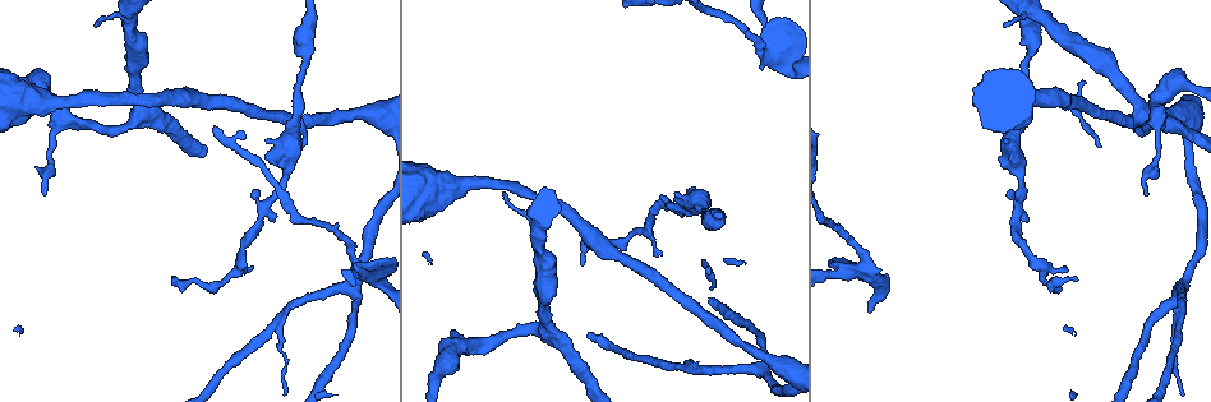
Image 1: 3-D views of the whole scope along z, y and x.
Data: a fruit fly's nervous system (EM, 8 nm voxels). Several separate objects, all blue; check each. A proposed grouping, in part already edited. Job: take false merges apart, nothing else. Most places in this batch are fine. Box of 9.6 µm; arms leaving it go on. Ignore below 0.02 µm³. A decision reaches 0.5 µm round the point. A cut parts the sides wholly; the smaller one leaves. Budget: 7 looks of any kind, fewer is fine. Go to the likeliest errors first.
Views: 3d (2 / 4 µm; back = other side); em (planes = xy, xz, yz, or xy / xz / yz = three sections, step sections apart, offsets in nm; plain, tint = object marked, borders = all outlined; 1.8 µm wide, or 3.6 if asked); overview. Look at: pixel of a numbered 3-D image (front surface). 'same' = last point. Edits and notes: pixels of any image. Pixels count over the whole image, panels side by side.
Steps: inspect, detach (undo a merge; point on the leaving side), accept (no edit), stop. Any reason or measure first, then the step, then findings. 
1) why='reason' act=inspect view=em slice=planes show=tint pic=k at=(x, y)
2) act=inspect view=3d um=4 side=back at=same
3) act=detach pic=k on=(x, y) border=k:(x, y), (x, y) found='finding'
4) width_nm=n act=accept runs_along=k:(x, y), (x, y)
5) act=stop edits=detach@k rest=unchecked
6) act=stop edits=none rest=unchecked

act=inspect view=em slice=planes show=plain pic=1 at=(311, 17)

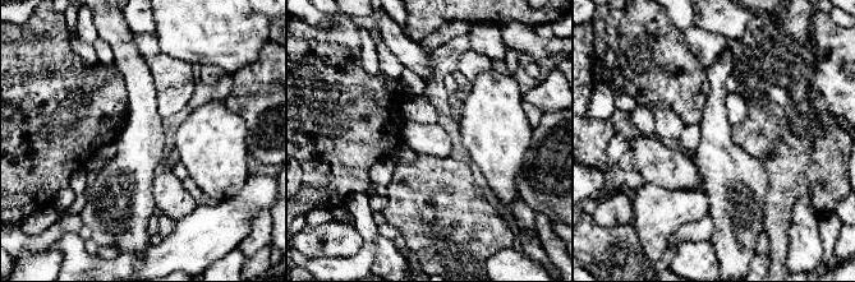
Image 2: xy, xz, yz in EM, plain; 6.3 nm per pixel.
why='with the object marked' act=inspect view=em slice=planes show=tint at=same

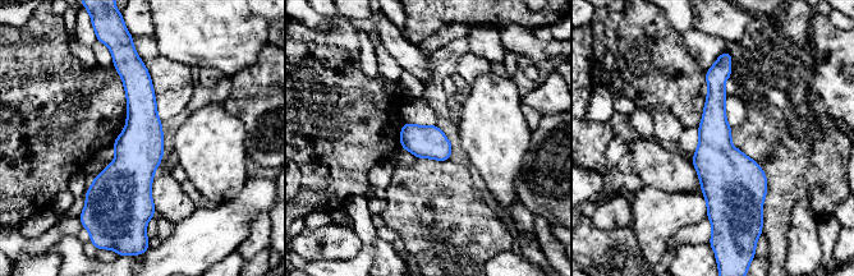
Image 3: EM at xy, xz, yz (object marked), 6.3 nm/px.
width_nm=200 act=accept runs_along=3:(136, 65), (139, 207), (145, 219) found='continuous, no second neuron'

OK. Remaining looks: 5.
why='three arms meet' act=inspect view=em slice=planes show=borders pic=1 at=(757, 367)

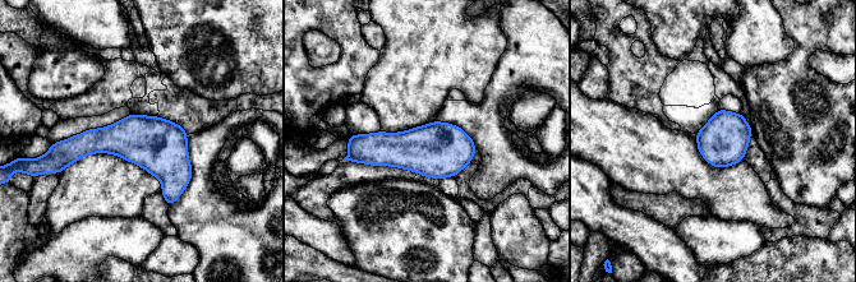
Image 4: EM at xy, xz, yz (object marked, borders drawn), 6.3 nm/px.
width_nm=300 act=accept found='all the same neuron'

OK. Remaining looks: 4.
why='three arms meet' act=inspect view=em slice=planes show=plain pic=1 at=(863, 270)

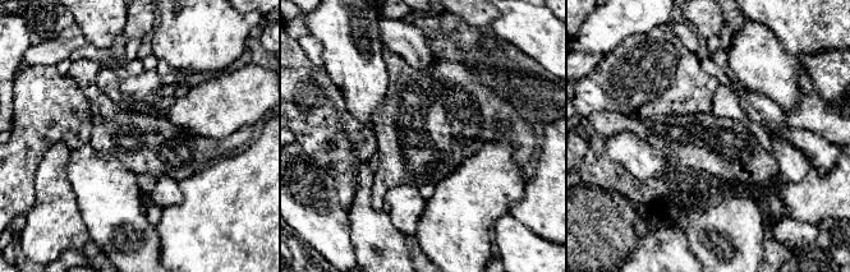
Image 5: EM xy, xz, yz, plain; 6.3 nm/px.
why='where the object lies' act=inspect view=em slice=planes show=tint at=same

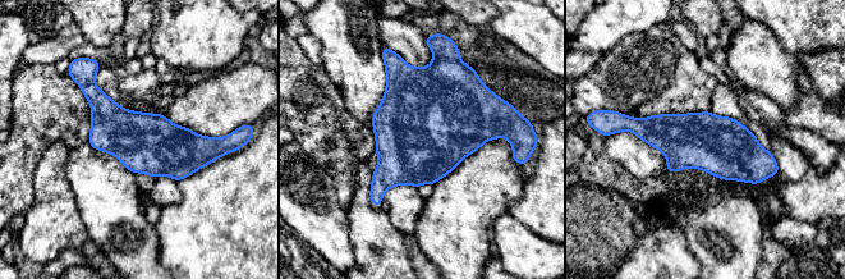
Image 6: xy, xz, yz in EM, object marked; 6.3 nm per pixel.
act=accept runs_along=6:(633, 123), (720, 145), (775, 172) found='all the same neuron'

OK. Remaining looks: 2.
act=stop edits=none rest=unchecked

